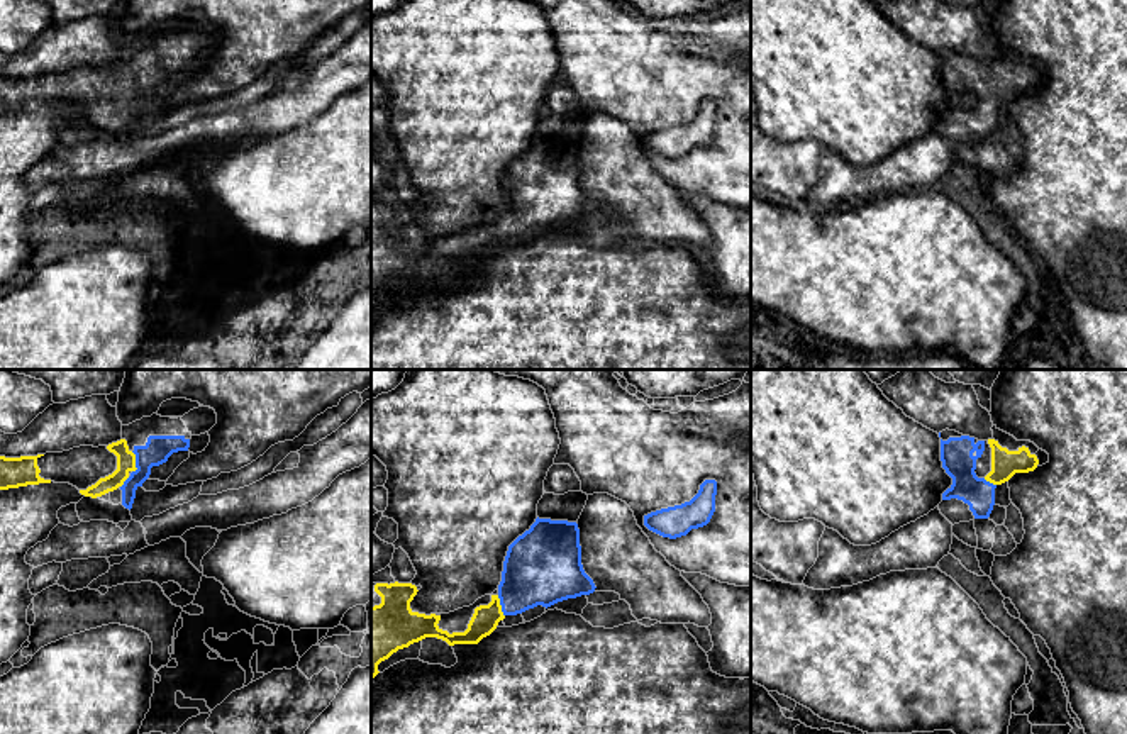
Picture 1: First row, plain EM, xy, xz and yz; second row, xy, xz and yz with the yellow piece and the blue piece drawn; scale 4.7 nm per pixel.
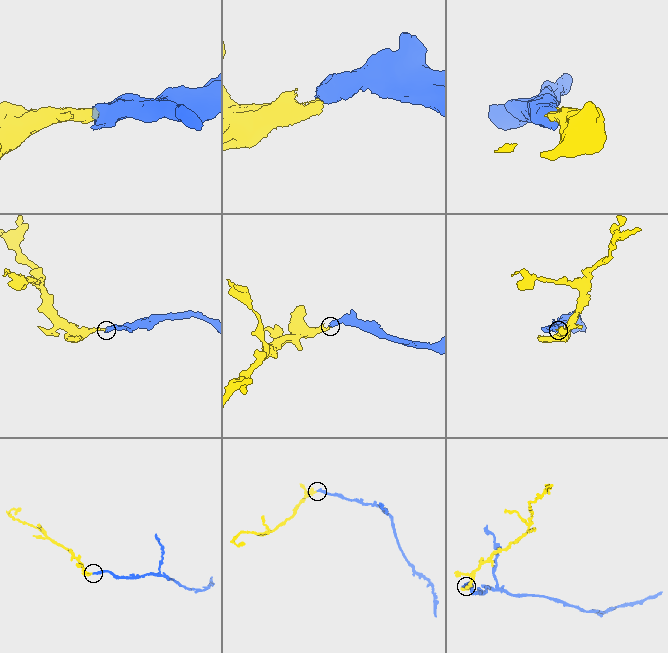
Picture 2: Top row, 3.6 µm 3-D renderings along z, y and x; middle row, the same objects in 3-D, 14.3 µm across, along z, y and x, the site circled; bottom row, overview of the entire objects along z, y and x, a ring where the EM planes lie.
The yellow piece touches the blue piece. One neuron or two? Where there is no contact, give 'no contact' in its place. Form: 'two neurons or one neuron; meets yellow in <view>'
one neuron; meets yellow in xy

